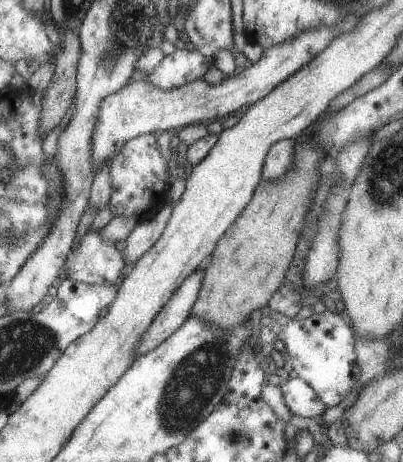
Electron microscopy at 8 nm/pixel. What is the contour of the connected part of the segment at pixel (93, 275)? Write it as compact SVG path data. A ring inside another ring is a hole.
M100 230L85 231L79 237L79 241L73 246L73 250L63 261L61 272L67 279L84 285L115 285L118 288L118 280L123 280L122 268L124 265L123 253L115 247L115 242L102 237Z

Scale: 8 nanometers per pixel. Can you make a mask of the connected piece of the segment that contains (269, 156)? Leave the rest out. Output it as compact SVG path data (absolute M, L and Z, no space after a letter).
M292 139L274 142L265 155L260 174L261 181L277 181L294 168Z

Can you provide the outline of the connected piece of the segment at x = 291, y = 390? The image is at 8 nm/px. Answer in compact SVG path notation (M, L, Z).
M299 377L285 381L280 389L284 403L295 416L318 420L326 409L315 391Z

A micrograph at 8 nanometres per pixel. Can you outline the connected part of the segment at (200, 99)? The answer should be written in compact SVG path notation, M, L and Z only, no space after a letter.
M351 15L332 27L303 31L289 41L266 48L259 61L247 63L244 68L225 76L217 84L210 85L202 78L196 78L183 86L162 89L141 77L133 78L131 82L100 102L94 132L91 135L92 174L99 163L109 160L125 142L136 136L154 133L157 130L176 132L191 123L208 124L263 98L280 82L315 58L335 37L348 33L356 22L357 17Z

